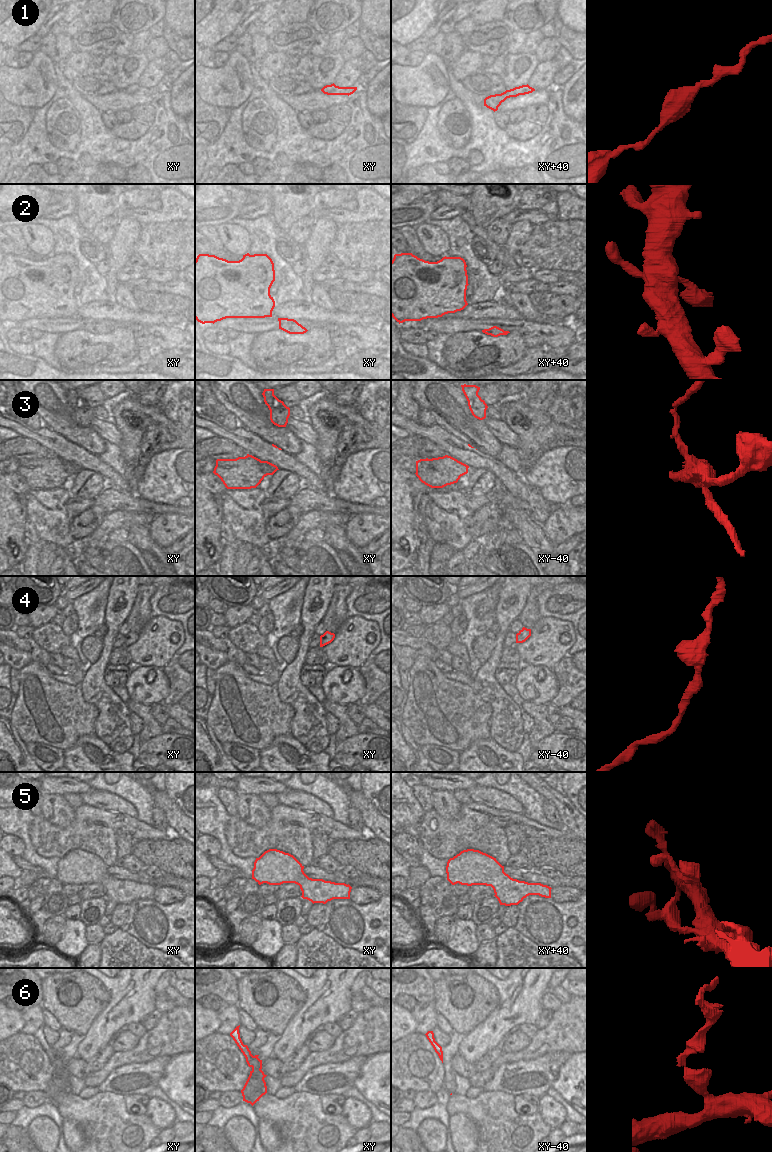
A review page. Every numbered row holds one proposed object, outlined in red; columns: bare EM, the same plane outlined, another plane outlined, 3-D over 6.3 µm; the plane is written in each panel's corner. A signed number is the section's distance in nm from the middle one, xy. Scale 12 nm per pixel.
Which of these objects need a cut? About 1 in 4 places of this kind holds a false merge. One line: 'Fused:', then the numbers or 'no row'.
Fused: 3, 6.

